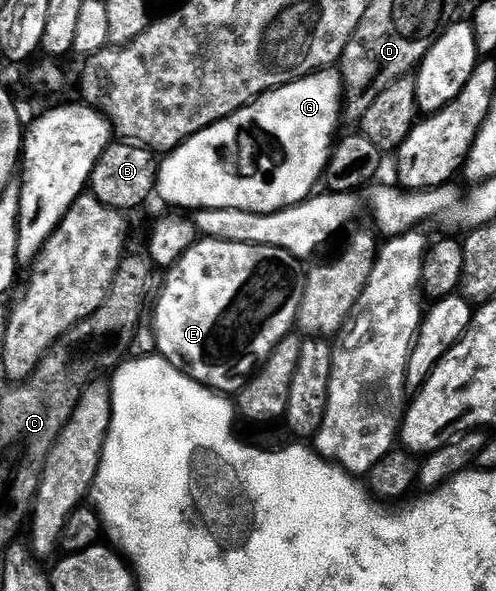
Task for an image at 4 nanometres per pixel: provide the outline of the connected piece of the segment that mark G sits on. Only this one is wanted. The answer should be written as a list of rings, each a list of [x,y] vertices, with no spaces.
[[[334,69],[315,71],[313,75],[298,79],[295,83],[264,93],[244,109],[196,133],[169,152],[160,163],[157,198],[171,203],[174,206],[171,208],[185,209],[190,213],[212,209],[276,213],[280,209],[303,203],[315,194],[317,187],[314,186],[326,174],[326,163],[339,134],[338,123],[340,124],[343,102],[342,77]]]

